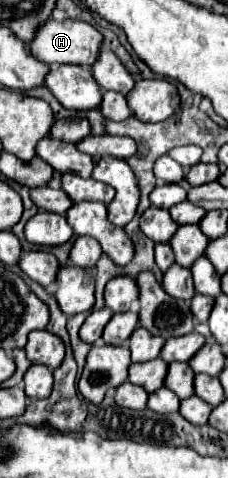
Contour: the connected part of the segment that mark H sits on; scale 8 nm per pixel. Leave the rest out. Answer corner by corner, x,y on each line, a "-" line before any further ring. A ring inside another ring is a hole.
47,19
43,25
37,27
35,37
27,43
29,53
35,59
41,59
43,63
71,63
71,65
91,65
99,53
101,47
101,33
85,23
85,21
77,21
77,19
65,19
65,21
55,21
55,19

